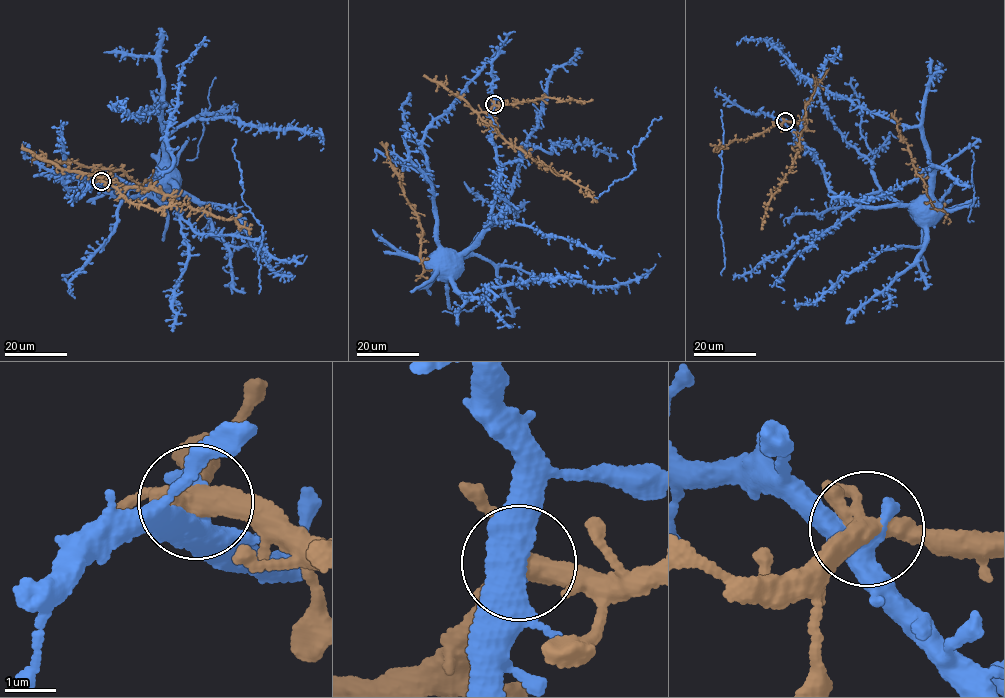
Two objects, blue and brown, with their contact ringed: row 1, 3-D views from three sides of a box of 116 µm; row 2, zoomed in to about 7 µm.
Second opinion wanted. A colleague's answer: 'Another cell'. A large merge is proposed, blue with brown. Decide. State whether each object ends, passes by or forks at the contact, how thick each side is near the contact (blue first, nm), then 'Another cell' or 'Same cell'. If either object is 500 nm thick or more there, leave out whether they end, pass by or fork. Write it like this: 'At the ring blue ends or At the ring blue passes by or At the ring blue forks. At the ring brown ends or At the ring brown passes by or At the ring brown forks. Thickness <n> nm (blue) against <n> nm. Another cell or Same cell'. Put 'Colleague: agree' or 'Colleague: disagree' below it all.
At the ring blue passes by. At the ring brown forks. Thickness 440 nm (blue) against 360 nm. Another cell
Colleague: agree

